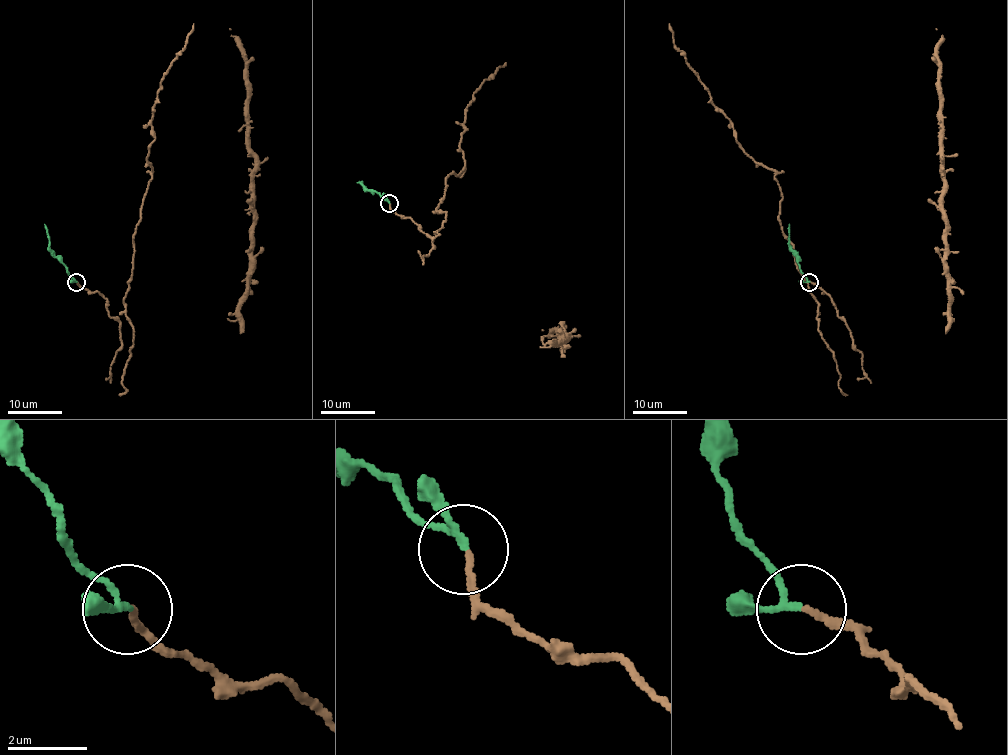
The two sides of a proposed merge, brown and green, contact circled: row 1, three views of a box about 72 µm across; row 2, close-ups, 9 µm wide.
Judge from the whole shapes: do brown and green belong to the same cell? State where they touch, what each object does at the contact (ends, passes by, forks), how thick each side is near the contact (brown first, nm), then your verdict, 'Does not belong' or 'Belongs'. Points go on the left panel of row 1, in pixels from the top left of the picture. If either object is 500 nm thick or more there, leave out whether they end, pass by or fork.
Place: (76, 282). At the ring brown ends. At the ring green passes by. Thickness 150 nm (brown) against 130 nm. Belongs

